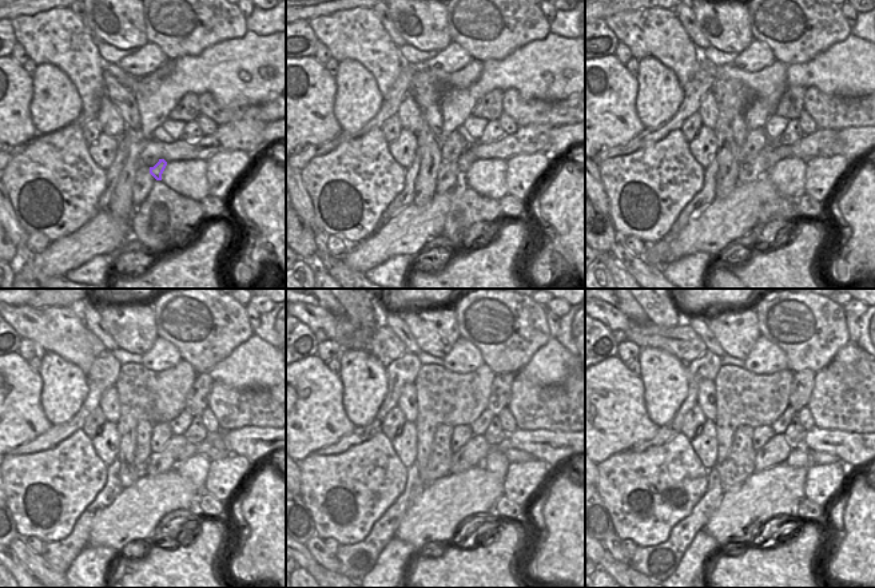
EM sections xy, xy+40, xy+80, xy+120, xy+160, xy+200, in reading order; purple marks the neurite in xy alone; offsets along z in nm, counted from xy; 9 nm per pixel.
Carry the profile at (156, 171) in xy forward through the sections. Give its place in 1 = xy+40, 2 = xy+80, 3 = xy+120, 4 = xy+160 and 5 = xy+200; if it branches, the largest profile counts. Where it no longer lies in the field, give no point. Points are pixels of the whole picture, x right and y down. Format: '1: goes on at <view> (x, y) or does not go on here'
1: goes on at xy+40 (468, 158)
2: goes on at xy+80 (772, 153)
3: goes on at xy+120 (209, 452)
4: goes on at xy+160 (513, 455)
5: goes on at xy+200 (816, 457)

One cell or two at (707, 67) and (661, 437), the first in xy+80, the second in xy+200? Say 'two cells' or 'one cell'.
one cell

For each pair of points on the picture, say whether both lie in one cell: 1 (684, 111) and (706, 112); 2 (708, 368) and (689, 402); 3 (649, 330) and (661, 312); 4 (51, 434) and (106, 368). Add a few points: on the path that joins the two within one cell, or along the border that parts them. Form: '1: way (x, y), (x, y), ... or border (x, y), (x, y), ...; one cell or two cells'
1: border (710, 90), (697, 111); two cells
2: way (700, 376), (693, 382), (692, 394); one cell
3: border (683, 318), (675, 326), (651, 324); two cells
4: way (70, 426), (92, 401), (96, 386); one cell

